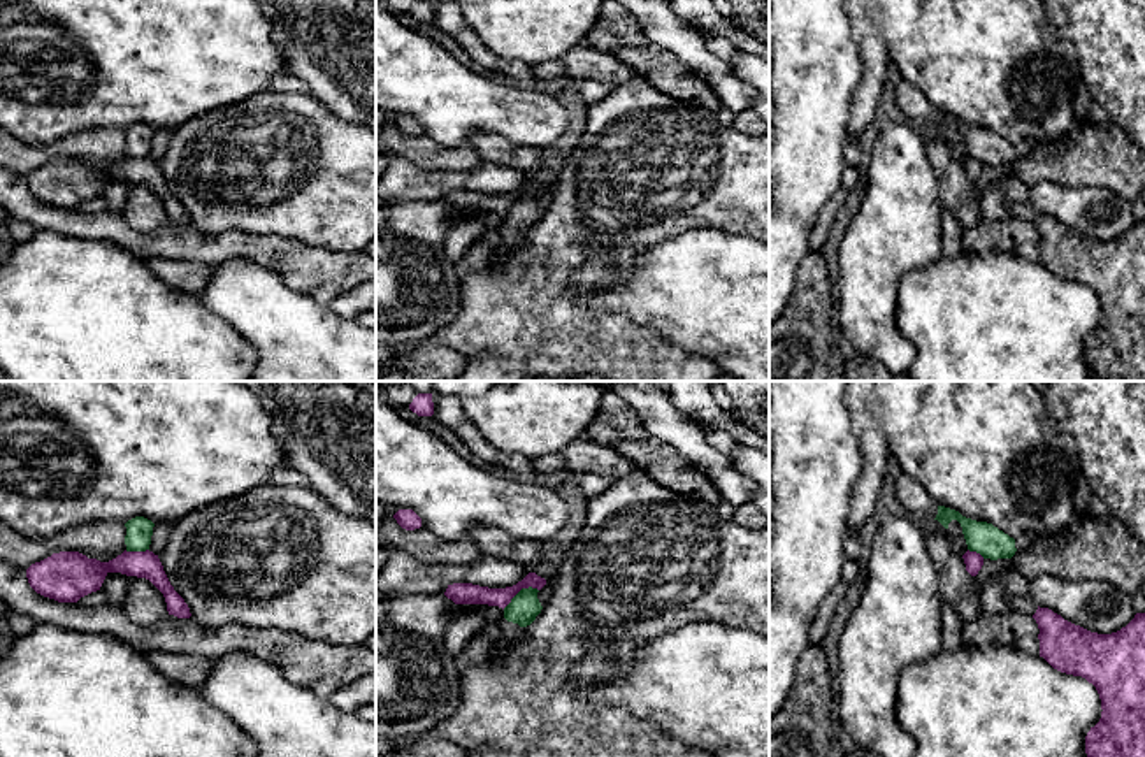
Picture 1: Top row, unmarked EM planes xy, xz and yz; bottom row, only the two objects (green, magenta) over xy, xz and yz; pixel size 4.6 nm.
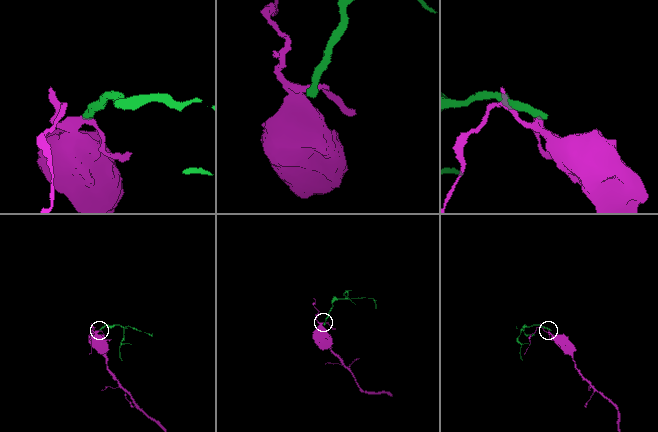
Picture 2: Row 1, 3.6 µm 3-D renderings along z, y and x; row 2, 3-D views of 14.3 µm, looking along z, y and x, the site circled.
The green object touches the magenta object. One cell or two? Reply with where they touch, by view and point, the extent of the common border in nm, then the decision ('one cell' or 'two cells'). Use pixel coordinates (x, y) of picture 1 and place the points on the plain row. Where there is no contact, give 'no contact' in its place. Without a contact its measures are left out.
xz (520, 197) | 190 nm | two cells

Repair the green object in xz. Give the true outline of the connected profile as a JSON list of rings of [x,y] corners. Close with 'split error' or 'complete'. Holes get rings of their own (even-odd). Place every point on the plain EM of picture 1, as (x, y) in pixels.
[[[522,195],[511,209],[504,214],[504,227],[500,228],[502,241],[492,256],[492,265],[500,267],[500,260],[520,246],[523,235],[530,232],[541,220],[543,213],[537,205],[537,195]]]; split error

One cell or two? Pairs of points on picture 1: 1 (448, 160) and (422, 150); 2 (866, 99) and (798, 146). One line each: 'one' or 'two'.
1: one
2: two

